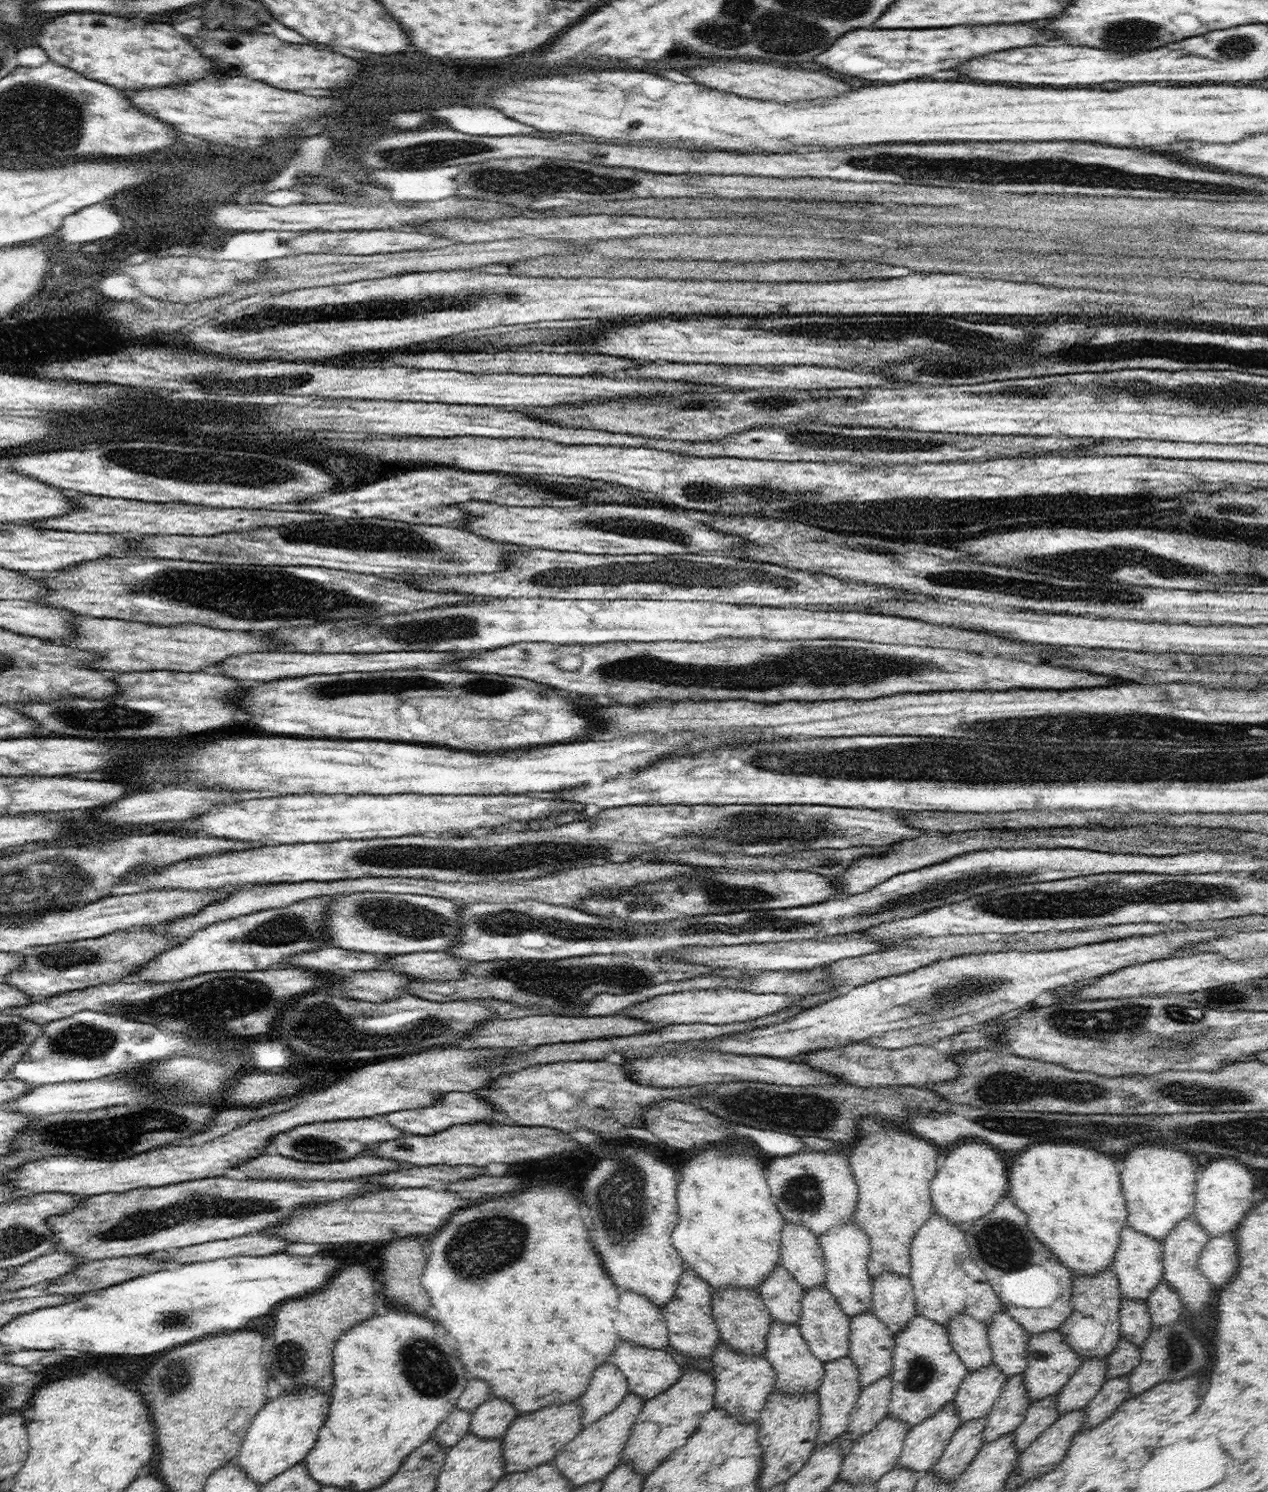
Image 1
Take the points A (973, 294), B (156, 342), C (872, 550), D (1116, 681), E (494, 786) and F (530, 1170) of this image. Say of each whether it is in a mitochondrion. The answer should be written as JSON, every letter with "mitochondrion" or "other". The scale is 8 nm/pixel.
{"A":"other","B":"other","C":"mitochondrion","D":"other","E":"other","F":"other"}

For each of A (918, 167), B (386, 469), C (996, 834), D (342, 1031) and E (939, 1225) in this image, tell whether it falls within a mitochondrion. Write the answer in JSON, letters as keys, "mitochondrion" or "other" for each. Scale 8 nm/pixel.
{"A":"mitochondrion","B":"other","C":"other","D":"mitochondrion","E":"other"}

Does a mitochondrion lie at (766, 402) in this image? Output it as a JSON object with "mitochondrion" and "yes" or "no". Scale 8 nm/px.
{"mitochondrion":"yes"}

